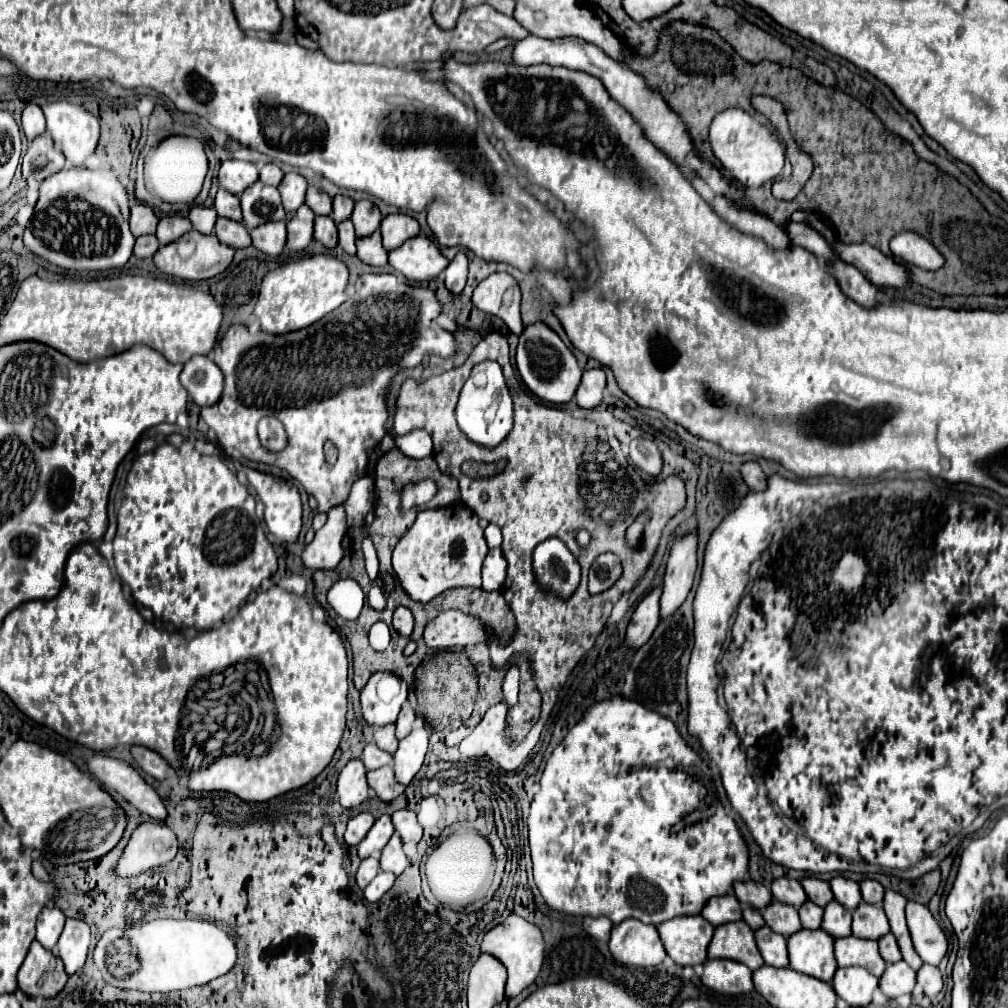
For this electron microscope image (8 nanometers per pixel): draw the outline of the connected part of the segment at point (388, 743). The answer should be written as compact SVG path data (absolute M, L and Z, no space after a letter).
M385 725L381 729L375 729L375 743L379 749L387 751L387 753L395 753L397 751L397 739L395 739L395 725Z

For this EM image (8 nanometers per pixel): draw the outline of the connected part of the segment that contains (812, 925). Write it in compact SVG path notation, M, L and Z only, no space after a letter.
M805 901L799 907L799 919L801 919L801 925L805 929L819 929L821 917L823 917L823 909L811 901Z

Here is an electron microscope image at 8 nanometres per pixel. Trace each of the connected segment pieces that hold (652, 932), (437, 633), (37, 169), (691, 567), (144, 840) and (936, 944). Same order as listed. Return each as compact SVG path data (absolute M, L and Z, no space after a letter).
M625 919L625 923L613 925L609 951L619 963L651 967L665 959L663 943L655 925L645 925L637 919Z
M445 611L425 627L425 643L429 647L455 647L467 643L481 643L486 639L484 623L461 611Z
M49 133L39 135L29 143L29 149L23 157L23 177L35 177L43 181L45 177L61 171L65 165L65 157L61 151L53 145L53 139Z
M697 533L677 539L671 547L667 561L663 595L659 603L659 619L673 617L673 611L681 607L693 585L693 575L697 569Z
M145 821L135 827L125 845L117 865L115 877L129 879L137 877L149 869L167 865L177 855L177 837L175 833L161 823Z
M915 901L907 903L905 915L917 955L929 965L939 965L947 953L947 937L939 923L925 905Z

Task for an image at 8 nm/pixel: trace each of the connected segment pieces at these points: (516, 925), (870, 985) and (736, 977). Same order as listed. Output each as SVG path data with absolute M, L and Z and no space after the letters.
M511 913L503 923L495 925L491 931L485 933L485 937L481 941L481 951L491 953L493 957L497 957L505 965L505 969L509 973L505 995L511 999L511 997L519 995L525 987L529 987L537 979L541 965L543 965L545 941L543 941L541 929L537 925L533 925L533 923L525 921L523 917Z
M839 967L833 975L835 993L851 1007L865 1007L871 1003L871 995L877 989L879 979L869 975L863 967Z
M707 959L703 963L701 983L723 995L739 995L753 989L749 967L731 959Z

